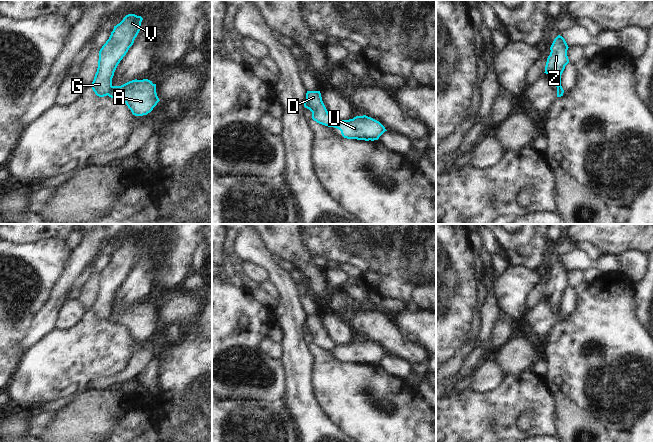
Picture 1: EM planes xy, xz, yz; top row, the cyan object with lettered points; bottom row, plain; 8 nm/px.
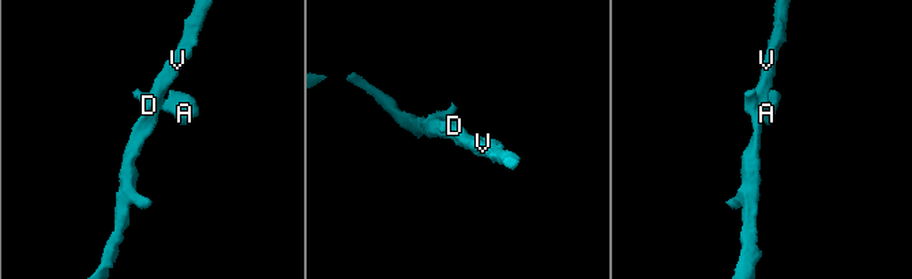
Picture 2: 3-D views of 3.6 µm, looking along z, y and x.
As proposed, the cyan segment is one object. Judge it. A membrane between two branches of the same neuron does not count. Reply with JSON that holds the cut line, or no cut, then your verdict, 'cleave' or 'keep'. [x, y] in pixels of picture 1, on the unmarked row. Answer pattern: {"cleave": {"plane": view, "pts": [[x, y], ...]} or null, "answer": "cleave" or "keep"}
{"cleave": {"plane": "xy", "pts": [[111, 309], [108, 319]]}, "answer": "cleave"}

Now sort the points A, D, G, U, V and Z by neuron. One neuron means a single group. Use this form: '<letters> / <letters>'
A U / D G V Z

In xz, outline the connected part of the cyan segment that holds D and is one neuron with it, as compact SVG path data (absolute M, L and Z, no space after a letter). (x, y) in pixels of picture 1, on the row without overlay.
M307 315L304 331L312 336L312 343L319 348L333 351L334 342L328 337L320 315Z

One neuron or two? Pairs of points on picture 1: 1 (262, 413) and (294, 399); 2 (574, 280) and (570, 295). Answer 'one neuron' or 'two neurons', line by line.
1: two neurons
2: two neurons

